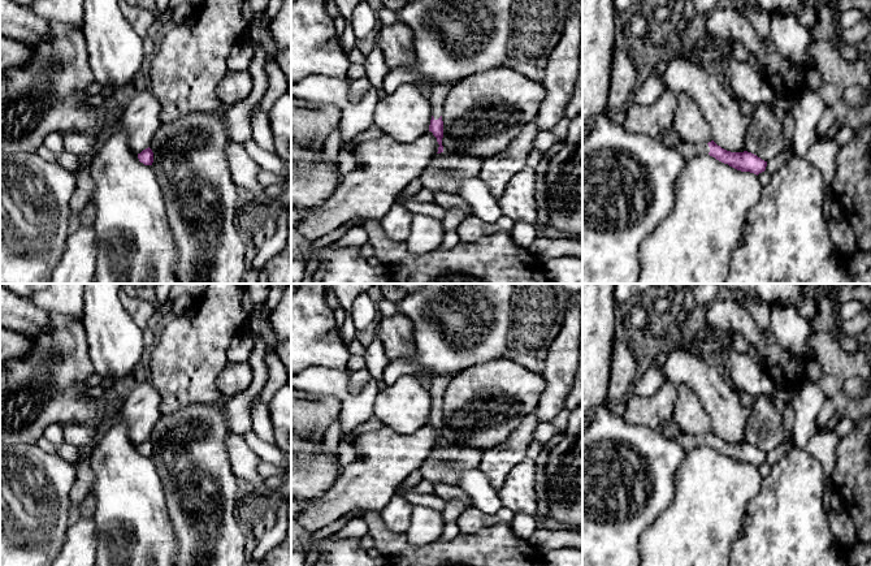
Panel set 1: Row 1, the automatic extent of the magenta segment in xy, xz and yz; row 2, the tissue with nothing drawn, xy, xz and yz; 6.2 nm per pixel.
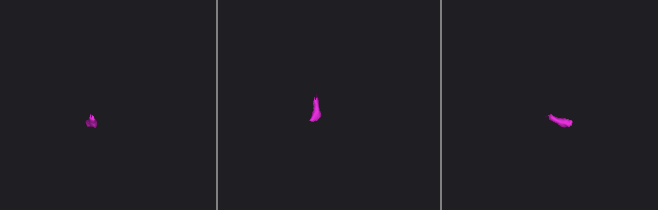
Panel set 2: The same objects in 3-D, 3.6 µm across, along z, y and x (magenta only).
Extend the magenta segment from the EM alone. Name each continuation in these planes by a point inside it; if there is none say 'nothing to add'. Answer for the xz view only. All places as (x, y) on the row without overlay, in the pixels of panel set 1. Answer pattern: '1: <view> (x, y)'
1: xz (437, 385)

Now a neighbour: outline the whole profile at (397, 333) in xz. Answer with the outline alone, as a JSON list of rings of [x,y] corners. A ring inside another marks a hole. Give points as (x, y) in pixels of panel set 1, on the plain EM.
[[[402,314],[391,317],[378,316],[377,328],[389,360],[416,355],[415,327],[410,317]]]

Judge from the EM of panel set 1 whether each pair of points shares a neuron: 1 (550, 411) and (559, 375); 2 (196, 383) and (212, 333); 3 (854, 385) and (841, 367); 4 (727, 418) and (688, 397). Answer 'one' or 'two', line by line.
1: one
2: one
3: two
4: two

